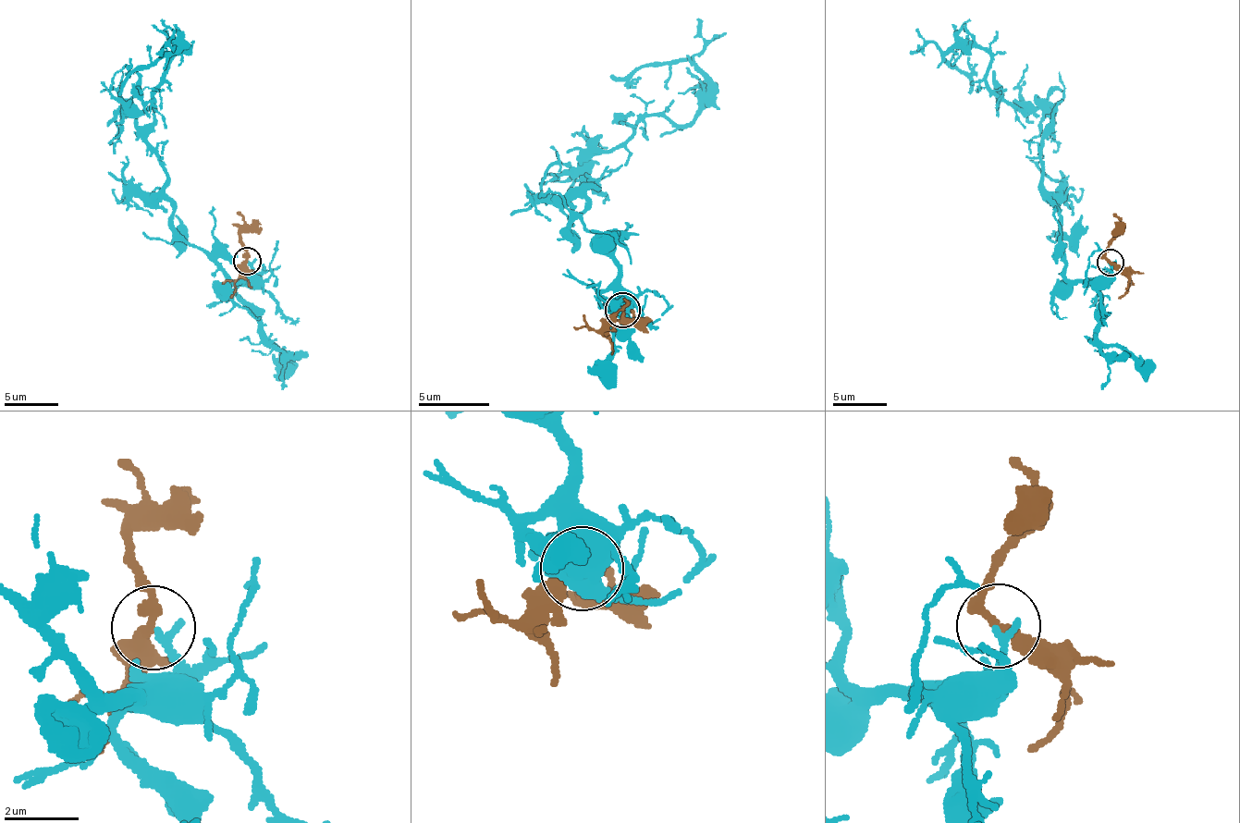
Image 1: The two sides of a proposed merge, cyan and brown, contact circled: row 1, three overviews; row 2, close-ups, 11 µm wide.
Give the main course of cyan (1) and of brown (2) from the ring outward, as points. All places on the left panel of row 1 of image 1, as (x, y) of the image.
1: (249, 260), (235, 280), (173, 226), (166, 169), (128, 106), (148, 110), (181, 48), (137, 65), (118, 94)
2: (247, 260), (247, 250), (239, 233), (244, 219), (237, 211)

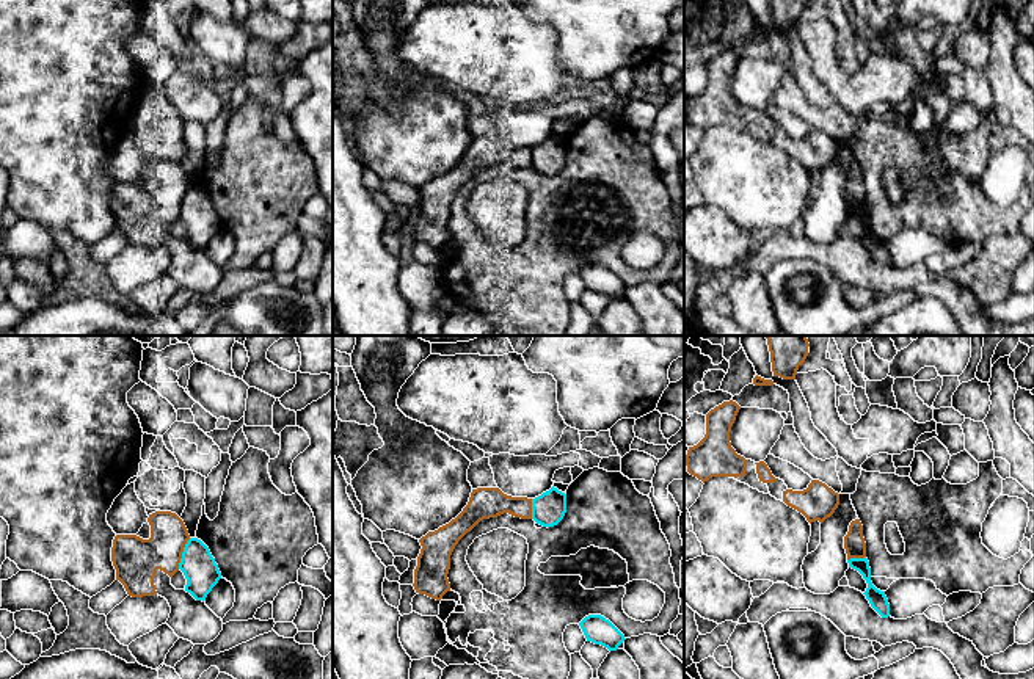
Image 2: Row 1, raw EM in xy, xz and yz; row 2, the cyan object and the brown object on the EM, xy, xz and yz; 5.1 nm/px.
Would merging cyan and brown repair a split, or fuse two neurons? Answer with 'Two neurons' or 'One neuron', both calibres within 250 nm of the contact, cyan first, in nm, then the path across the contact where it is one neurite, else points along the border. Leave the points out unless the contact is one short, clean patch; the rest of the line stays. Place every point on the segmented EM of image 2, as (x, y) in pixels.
Two neurons. Thickness 170 nm (cyan) against 220 nm

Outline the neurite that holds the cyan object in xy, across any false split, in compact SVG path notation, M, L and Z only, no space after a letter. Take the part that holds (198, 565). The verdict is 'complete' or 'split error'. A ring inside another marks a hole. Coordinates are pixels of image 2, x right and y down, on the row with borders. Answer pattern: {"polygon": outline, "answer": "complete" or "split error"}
{"polygon": "M198 538L187 541L179 569L187 579L185 591L202 602L221 579L221 572L209 547Z", "answer": "complete"}

